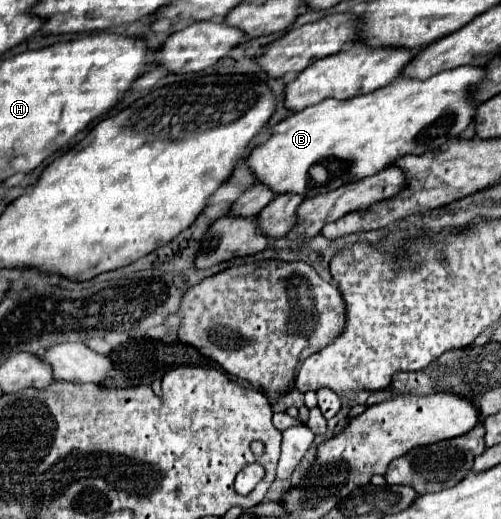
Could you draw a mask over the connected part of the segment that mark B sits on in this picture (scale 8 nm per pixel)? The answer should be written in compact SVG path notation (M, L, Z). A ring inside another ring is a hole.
M457 67L451 71L441 71L439 75L433 75L425 81L417 79L405 79L397 77L389 85L369 93L369 95L357 95L345 101L337 99L325 99L319 105L307 107L299 113L293 113L271 127L271 135L265 143L257 145L249 157L247 167L253 173L253 177L267 185L273 193L297 193L301 197L315 197L327 191L333 191L345 183L369 177L373 173L379 173L381 169L389 167L397 157L403 155L423 155L439 145L443 145L449 139L457 139L457 135L471 123L475 105L471 101L471 85L479 83L485 75L483 67ZM313 165L323 165L327 169L327 181L315 183L309 175L309 169Z

